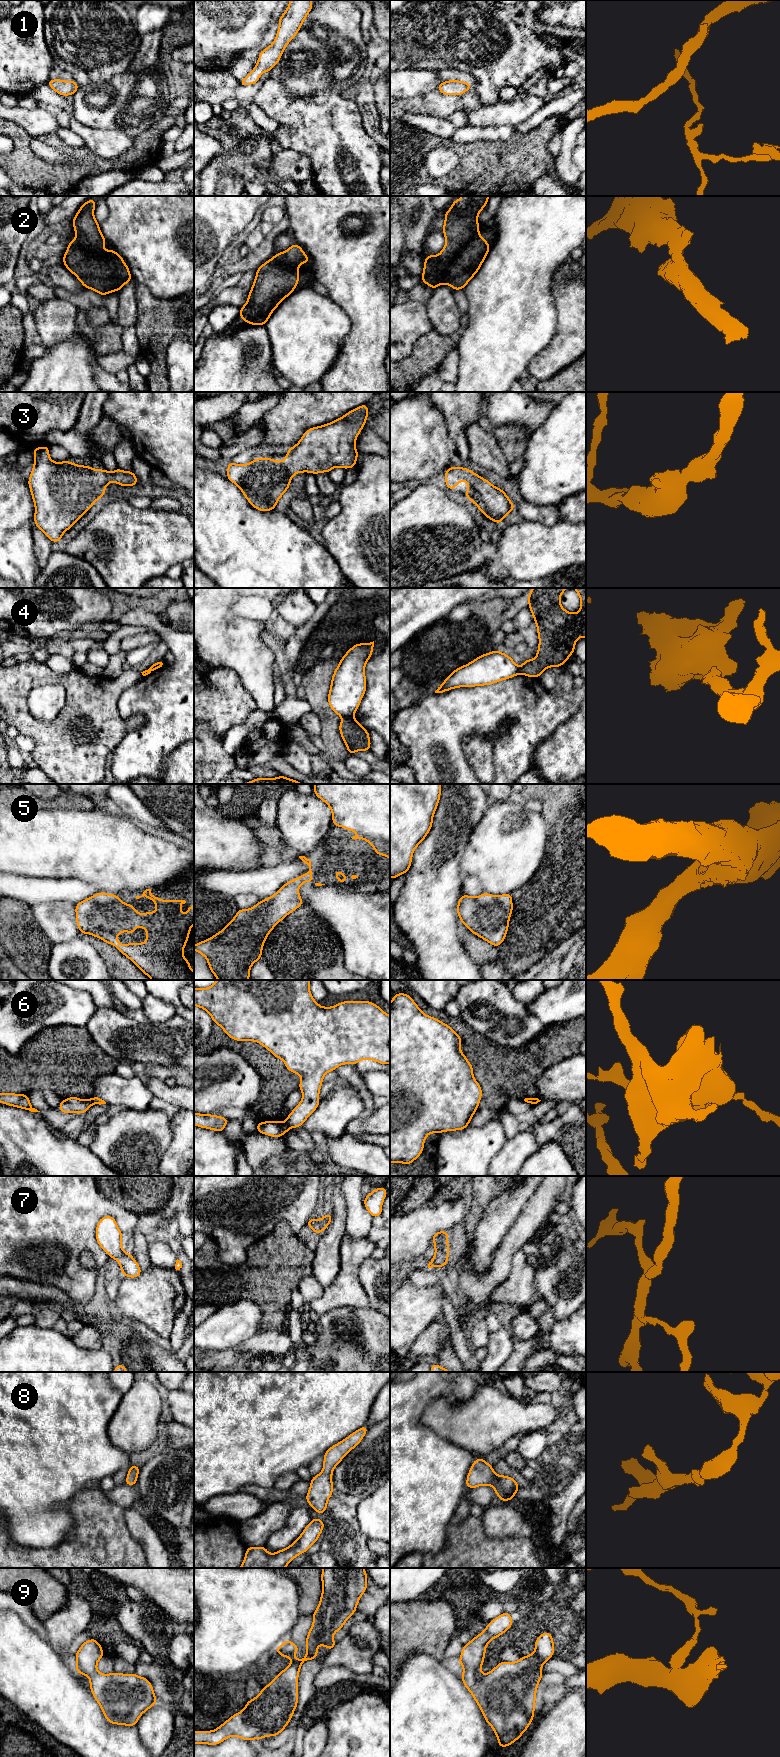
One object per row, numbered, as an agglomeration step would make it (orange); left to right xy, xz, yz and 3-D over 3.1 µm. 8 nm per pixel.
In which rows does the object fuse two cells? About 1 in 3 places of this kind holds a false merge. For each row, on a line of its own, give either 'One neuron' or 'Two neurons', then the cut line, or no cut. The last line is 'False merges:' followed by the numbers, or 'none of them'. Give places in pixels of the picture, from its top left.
1: One neuron. No split
2: One neuron. No split
3: One neuron. No split
4: Two neurons. Split along xz (351, 715), (343, 718)
5: One neuron. No split
6: Two neurons. Split along xz (286, 1121), (289, 1127)
7: One neuron. No split
8: One neuron. No split
9: One neuron. No split
False merges: 4, 6

